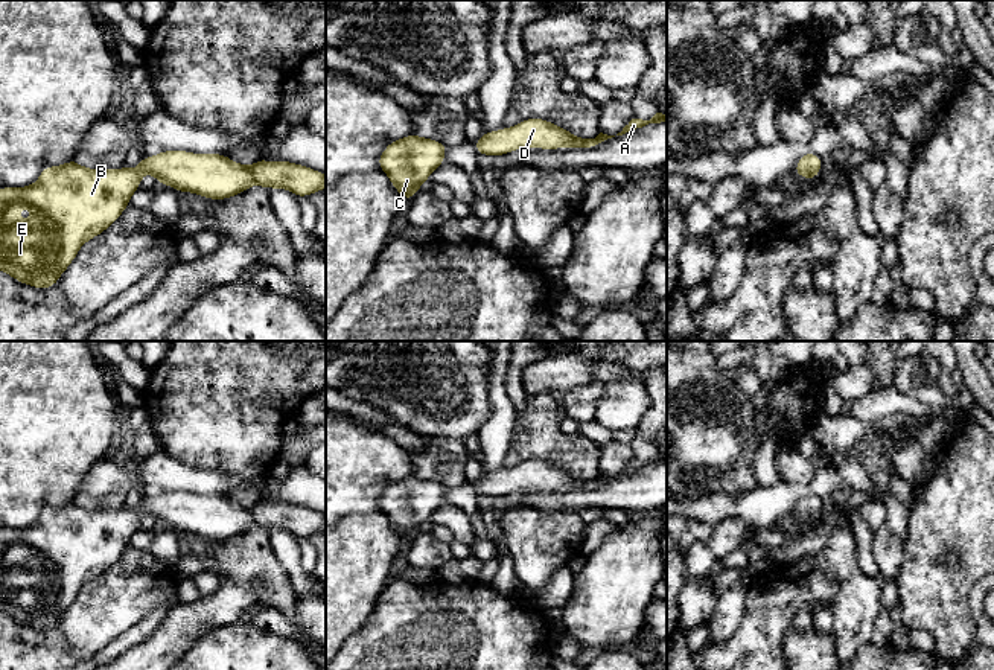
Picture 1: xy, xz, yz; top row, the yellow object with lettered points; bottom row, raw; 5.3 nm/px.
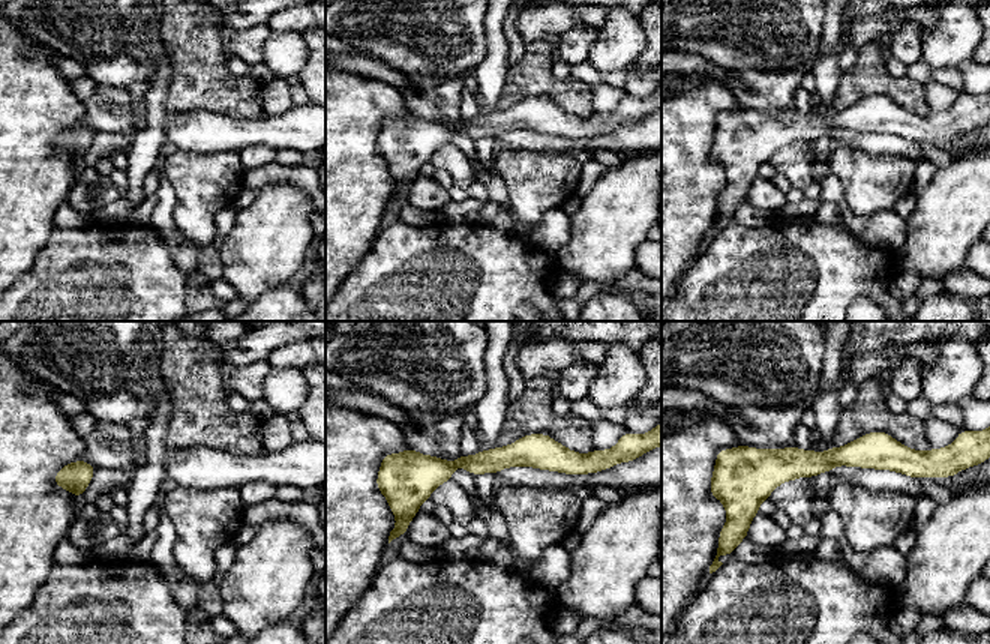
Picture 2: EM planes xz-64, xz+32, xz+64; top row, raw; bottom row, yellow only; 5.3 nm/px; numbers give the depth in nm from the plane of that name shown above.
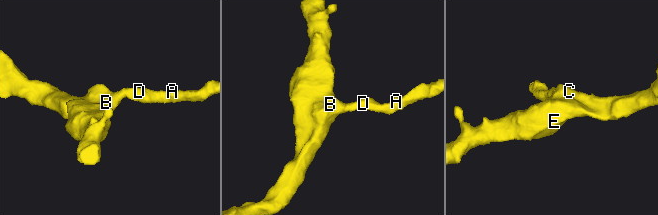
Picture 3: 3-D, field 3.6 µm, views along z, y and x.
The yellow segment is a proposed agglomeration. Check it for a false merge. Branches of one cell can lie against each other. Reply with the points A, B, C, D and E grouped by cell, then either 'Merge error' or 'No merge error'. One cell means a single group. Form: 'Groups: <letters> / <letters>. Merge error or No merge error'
Groups: A B C D E. No merge error

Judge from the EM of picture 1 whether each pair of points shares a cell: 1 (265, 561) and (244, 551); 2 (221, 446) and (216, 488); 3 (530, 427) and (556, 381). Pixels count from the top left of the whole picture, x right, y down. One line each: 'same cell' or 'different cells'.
1: same cell
2: different cells
3: different cells

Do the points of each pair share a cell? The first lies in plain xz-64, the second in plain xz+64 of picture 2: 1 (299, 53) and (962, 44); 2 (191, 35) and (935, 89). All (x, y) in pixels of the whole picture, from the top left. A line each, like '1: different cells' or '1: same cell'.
1: same cell
2: different cells

